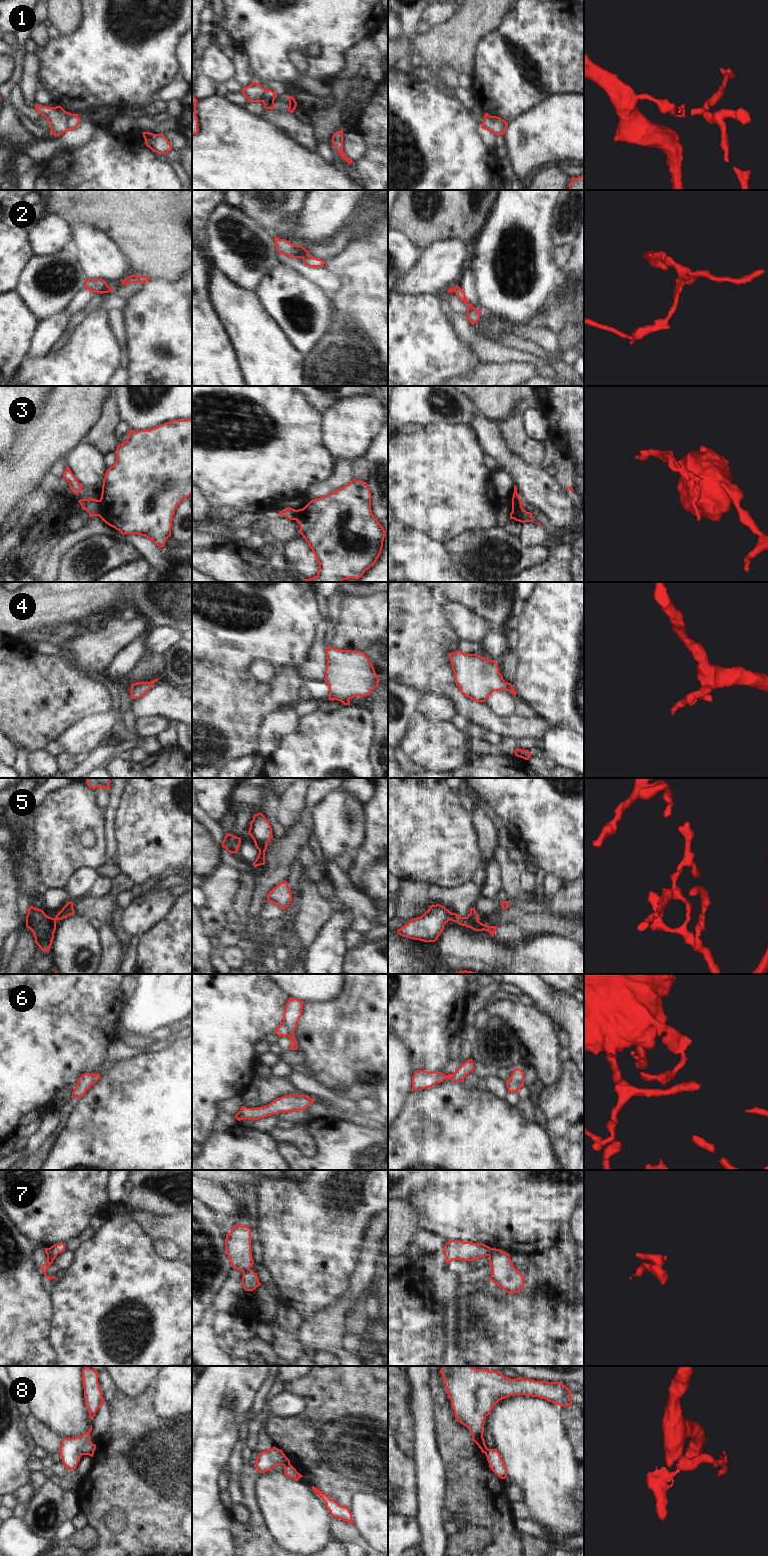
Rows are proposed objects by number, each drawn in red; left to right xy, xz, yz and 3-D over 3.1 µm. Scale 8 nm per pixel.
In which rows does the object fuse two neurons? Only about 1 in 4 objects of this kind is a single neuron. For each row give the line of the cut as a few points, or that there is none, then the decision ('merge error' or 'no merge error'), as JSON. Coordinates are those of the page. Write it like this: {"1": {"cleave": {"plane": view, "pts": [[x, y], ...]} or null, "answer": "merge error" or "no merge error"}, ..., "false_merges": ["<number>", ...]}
{"1": {"cleave": {"plane": "xy", "pts": [[72, 114], [68, 120], [67, 129]]}, "answer": "merge error"}, "2": {"cleave": {"plane": "xz", "pts": [[308, 254], [303, 258]]}, "answer": "merge error"}, "3": {"cleave": {"plane": "xy", "pts": [[100, 500], [100, 512], [98, 515]]}, "answer": "merge error"}, "4": {"cleave": null, "answer": "no merge error"}, "5": {"cleave": {"plane": "xz", "pts": [[254, 839], [266, 843]]}, "answer": "merge error"}, "6": {"cleave": null, "answer": "no merge error"}, "7": {"cleave": {"plane": "yz", "pts": [[490, 1248], [488, 1255]]}, "answer": "merge error"}, "8": {"cleave": {"plane": "xz", "pts": [[289, 1462], [284, 1466]]}, "answer": "merge error"}, "false_merges": ["1", "2", "3", "5", "7", "8"]}

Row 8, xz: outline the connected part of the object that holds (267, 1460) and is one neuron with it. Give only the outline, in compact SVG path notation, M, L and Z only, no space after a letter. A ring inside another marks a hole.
M273 1447L258 1454L254 1467L259 1473L265 1473L277 1465L286 1466L289 1463L283 1451Z

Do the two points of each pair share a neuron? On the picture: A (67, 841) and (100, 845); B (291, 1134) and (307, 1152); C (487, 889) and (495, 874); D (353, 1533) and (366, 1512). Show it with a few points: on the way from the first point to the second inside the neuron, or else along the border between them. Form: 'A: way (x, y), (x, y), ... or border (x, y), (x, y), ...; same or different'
A: way (75, 849), (78, 852), (92, 852); same
B: way (295, 1138), (305, 1148); same
C: way (491, 885), (494, 878); same
D: border (353, 1523), (360, 1537), (368, 1545); different

